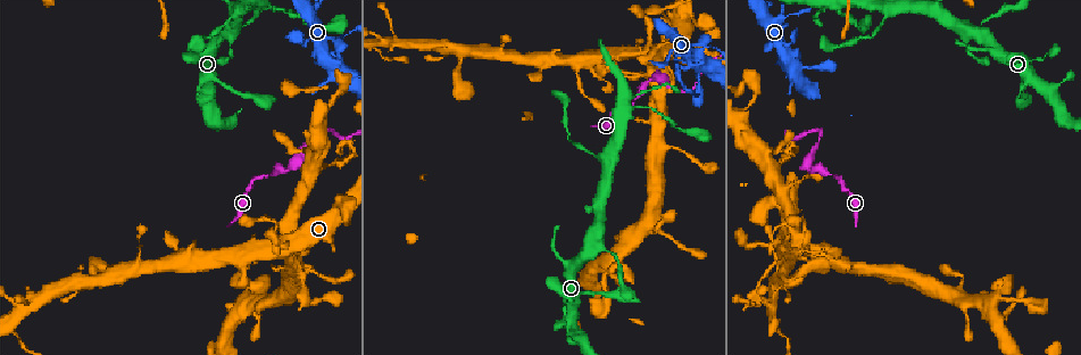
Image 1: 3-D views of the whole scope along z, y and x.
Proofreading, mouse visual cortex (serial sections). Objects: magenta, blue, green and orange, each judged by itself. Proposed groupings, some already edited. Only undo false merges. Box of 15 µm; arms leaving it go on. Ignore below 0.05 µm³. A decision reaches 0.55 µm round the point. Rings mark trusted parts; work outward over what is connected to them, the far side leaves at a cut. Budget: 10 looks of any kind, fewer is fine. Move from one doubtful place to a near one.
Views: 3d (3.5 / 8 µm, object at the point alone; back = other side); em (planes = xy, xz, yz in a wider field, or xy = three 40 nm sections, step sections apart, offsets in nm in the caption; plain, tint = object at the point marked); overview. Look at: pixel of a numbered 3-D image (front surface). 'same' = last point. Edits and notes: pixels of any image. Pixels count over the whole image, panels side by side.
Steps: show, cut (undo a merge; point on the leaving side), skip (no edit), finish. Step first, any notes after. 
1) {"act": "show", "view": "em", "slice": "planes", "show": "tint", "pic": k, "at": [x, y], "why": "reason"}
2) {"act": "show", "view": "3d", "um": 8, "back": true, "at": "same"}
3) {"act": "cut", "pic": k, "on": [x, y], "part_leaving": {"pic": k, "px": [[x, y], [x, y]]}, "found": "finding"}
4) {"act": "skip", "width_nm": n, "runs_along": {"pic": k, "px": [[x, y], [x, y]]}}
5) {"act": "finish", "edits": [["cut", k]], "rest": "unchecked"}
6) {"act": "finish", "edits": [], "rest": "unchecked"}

{"act": "show", "view": "3d", "um": 3.5, "pic": 1, "at": [694, 87], "why": "sharp bend"}

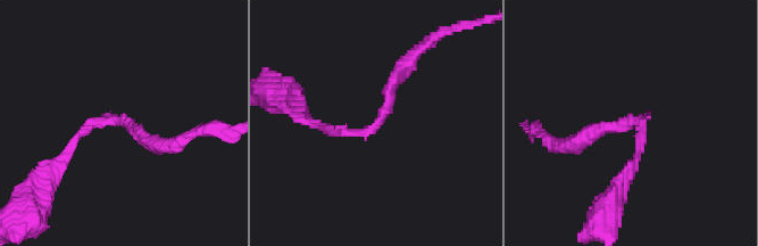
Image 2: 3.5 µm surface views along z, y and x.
{"act": "show", "view": "em", "slice": "xy", "step": 5, "show": "tint", "pic": 2, "at": [644, 121], "arm_widths_nm": [150, 150], "why": "now the EM"}

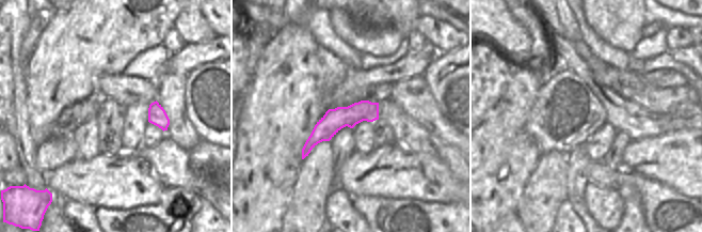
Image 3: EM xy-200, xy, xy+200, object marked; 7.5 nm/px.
{"act": "skip", "found": "continuous, no second cell"}

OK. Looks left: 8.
{"act": "show", "view": "3d", "um": 3.5, "pic": 1, "at": [774, 168]}

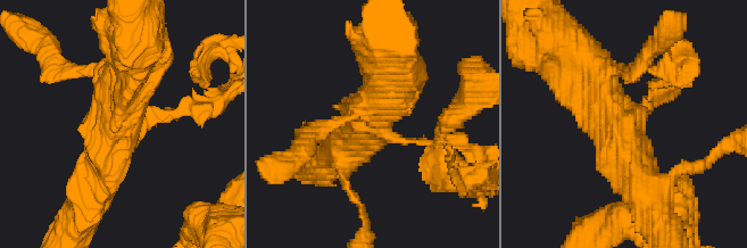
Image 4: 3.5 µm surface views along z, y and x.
{"act": "show", "view": "em", "slice": "xy", "step": 3, "show": "tint", "pic": 4, "at": [381, 128], "arms": 3, "arm_widths_nm": [100, 500, 600]}

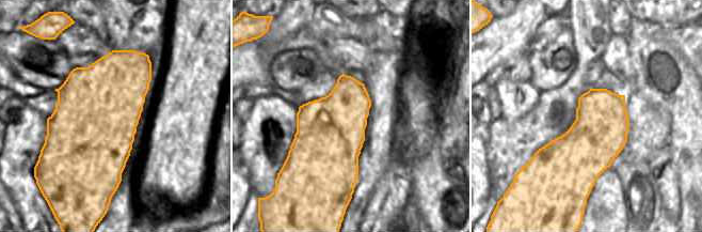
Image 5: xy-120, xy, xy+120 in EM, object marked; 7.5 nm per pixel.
{"act": "skip", "found": "all the same cell"}

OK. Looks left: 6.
{"act": "show", "view": "3d", "um": 3.5, "pic": 1, "at": [343, 36], "why": "narrows sharply"}

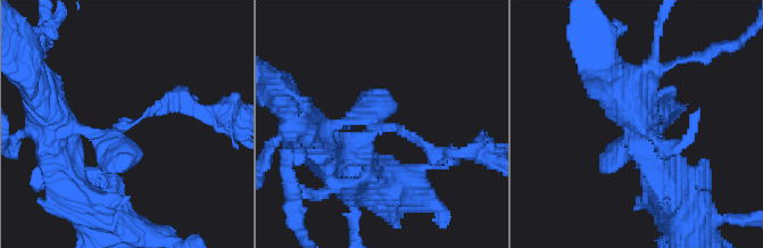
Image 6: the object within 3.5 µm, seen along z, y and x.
{"act": "show", "view": "em", "slice": "xy", "step": 2, "show": "tint", "pic": 6, "at": [391, 130], "why": "need the tissue"}

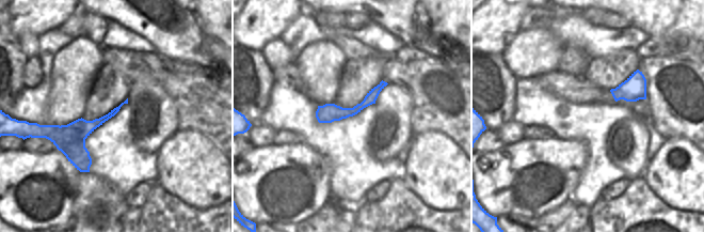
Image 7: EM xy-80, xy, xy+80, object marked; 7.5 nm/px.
{"act": "cut", "pic": 6, "on": [131, 153], "part_leaving": {"pic": 6, "px": [[96, 135], [109, 142], [127, 167]]}, "found": "a second cell is stuck on"}

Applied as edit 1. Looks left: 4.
{"act": "show", "view": "overview"}

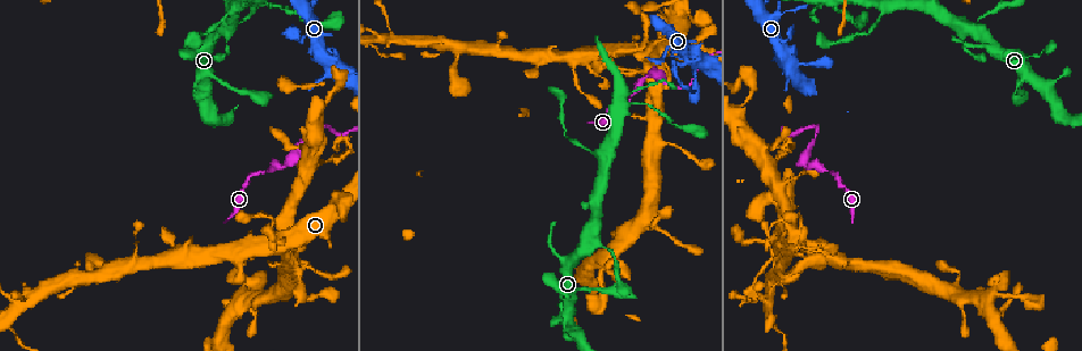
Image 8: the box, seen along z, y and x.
{"act": "show", "view": "3d", "um": 3.5, "pic": 8, "at": [299, 41], "why": "sharp bend"}

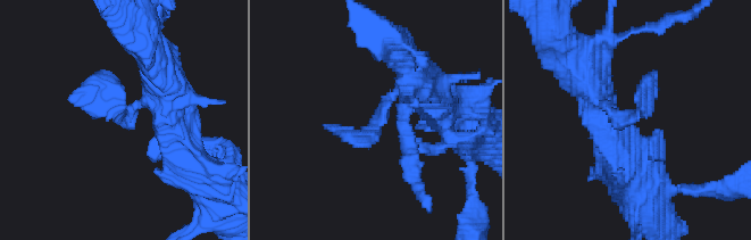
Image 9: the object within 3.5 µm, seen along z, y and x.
{"act": "show", "view": "em", "slice": "xy", "step": 3, "show": "tint", "pic": 9, "at": [636, 116]}

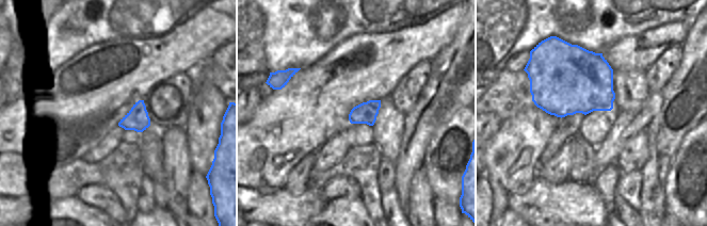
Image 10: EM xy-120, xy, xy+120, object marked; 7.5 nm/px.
{"act": "skip", "width_nm": 160, "runs_along": {"pic": 9, "px": [[418, 79], [349, 142]]}, "found": "one cell here"}

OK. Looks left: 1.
{"act": "finish", "edits": [["cut", 6]], "rest": "unchecked"}

